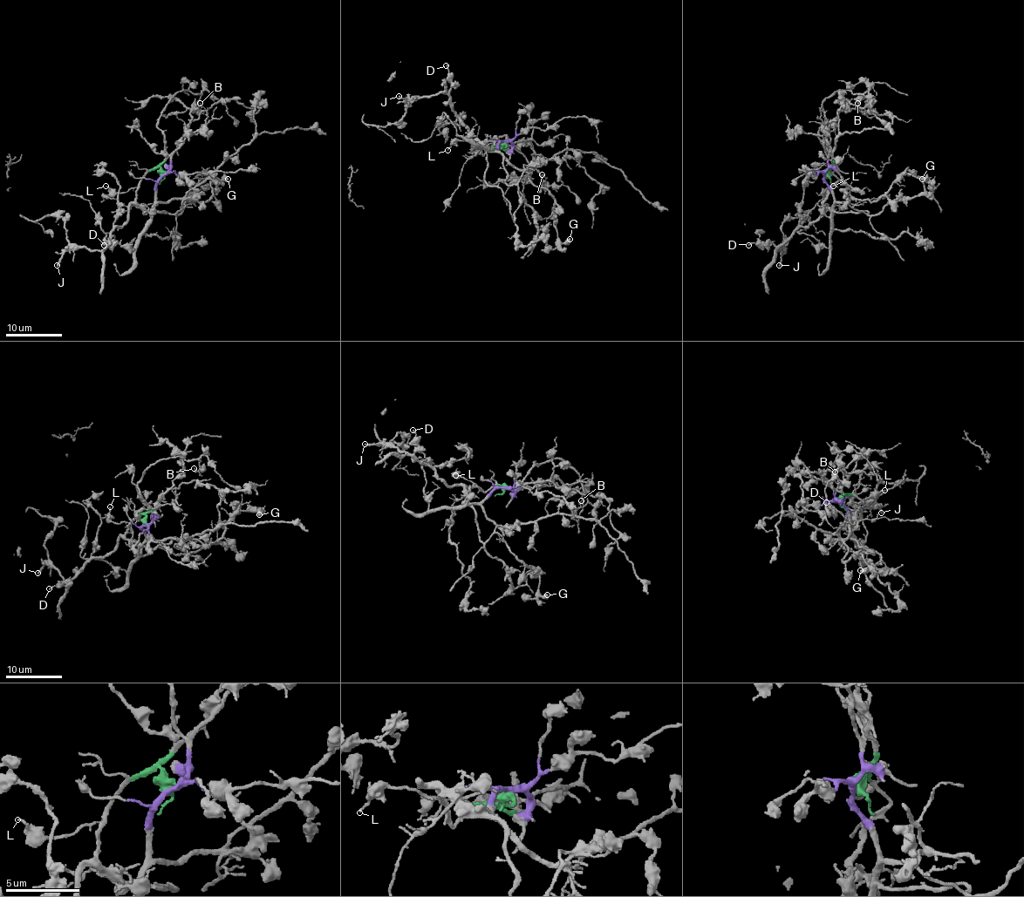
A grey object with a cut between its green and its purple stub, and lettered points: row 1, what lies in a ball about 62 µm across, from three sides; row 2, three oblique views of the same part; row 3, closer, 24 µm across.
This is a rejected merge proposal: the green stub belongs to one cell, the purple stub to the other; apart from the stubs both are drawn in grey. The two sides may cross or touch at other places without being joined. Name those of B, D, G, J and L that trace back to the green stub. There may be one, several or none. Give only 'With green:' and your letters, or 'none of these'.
With green: D, J, L

